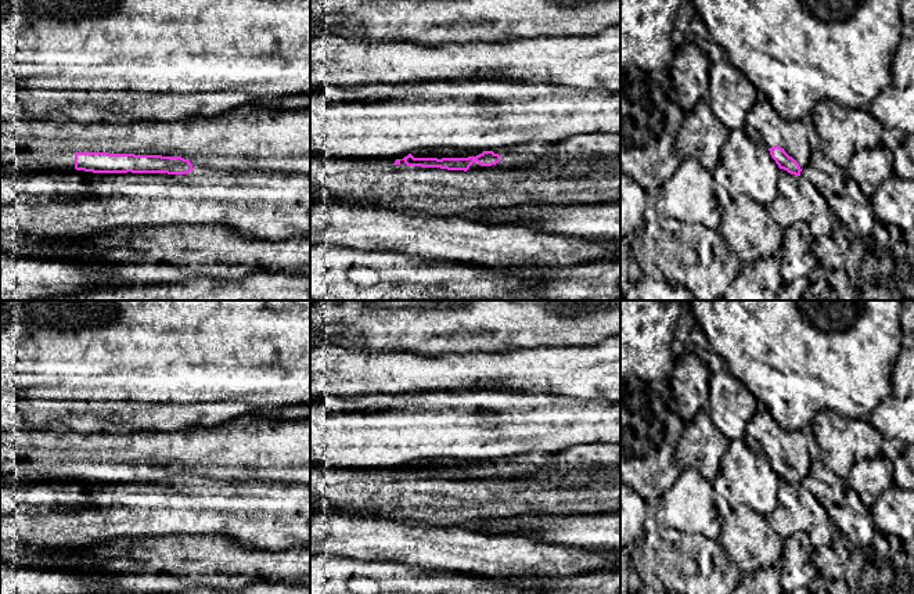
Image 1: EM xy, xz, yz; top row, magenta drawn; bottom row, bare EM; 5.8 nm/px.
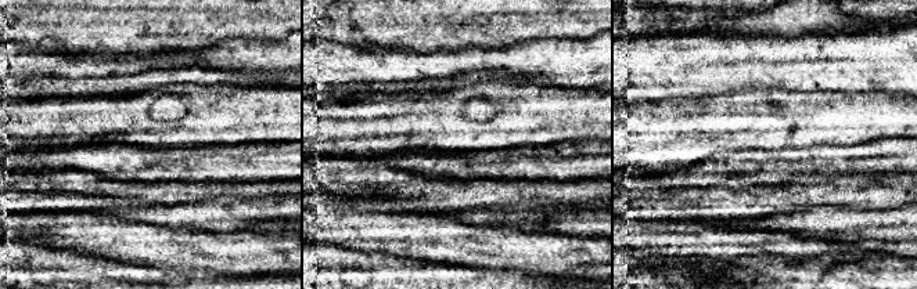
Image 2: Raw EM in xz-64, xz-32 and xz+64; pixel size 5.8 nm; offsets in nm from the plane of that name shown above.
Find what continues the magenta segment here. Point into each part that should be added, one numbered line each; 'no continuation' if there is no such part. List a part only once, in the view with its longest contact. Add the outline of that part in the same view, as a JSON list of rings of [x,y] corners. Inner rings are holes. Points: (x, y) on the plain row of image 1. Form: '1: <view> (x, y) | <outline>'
1: xy (254, 446) | [[[248,413],[216,426],[191,426],[180,431],[134,431],[127,433],[97,432],[87,435],[60,435],[51,431],[0,432],[0,476],[15,472],[29,472],[36,475],[51,475],[61,480],[75,479],[76,462],[181,467],[188,469],[194,479],[310,483],[310,418],[276,420],[269,414]]]

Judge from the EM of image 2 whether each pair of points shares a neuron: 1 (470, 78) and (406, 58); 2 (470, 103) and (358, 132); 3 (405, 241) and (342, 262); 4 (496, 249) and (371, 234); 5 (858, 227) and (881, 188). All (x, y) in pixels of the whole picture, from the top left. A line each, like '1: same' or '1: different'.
1: different
2: same
3: different
4: same
5: different

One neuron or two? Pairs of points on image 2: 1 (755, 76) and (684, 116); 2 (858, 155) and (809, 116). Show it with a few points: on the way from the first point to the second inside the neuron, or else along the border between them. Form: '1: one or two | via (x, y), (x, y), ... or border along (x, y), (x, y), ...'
1: two | border along (754, 90), (693, 98)
2: two | border along (874, 137), (860, 143), (823, 143), (811, 148)

